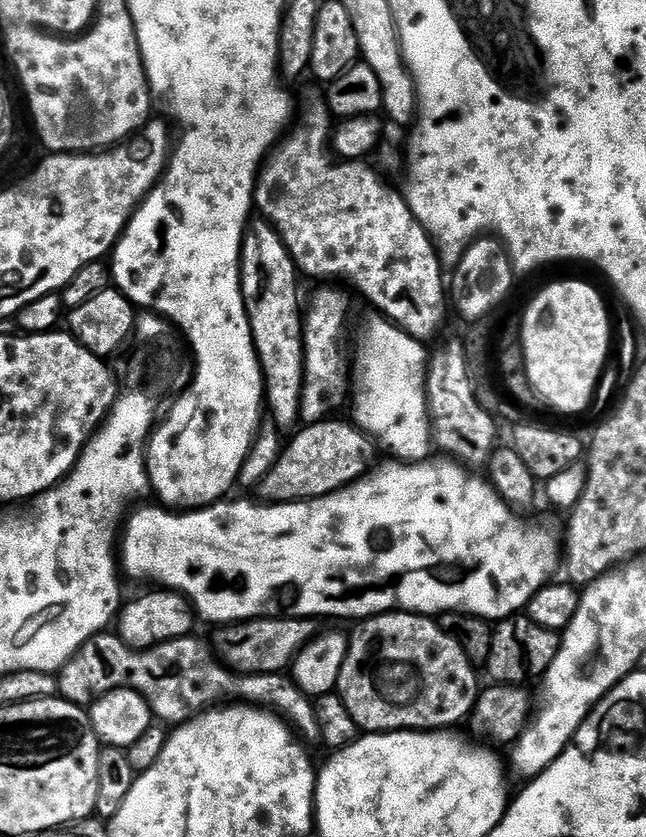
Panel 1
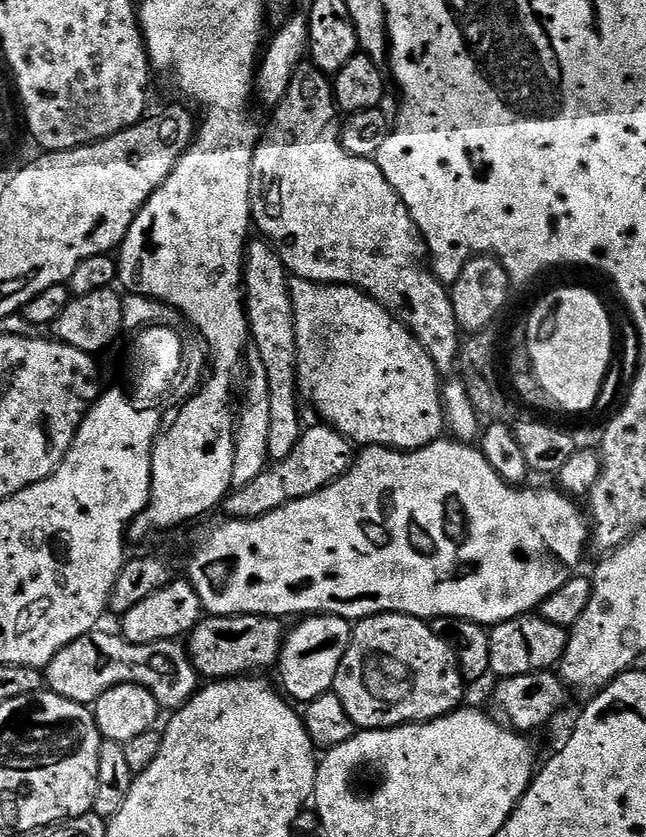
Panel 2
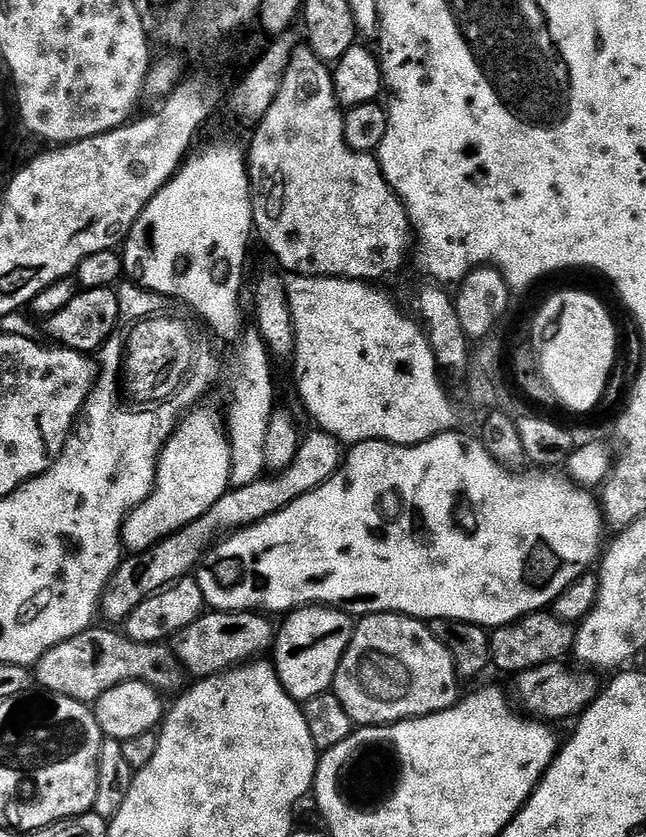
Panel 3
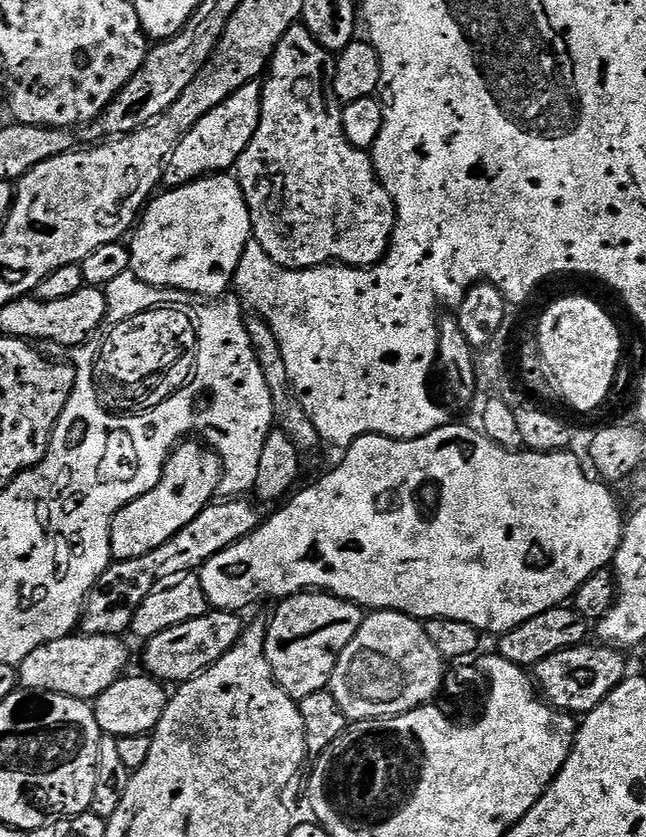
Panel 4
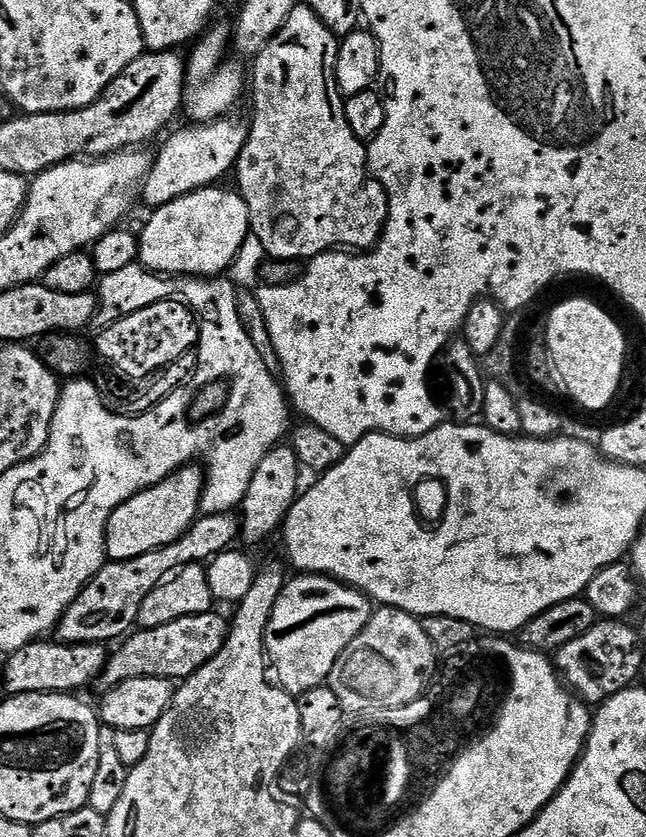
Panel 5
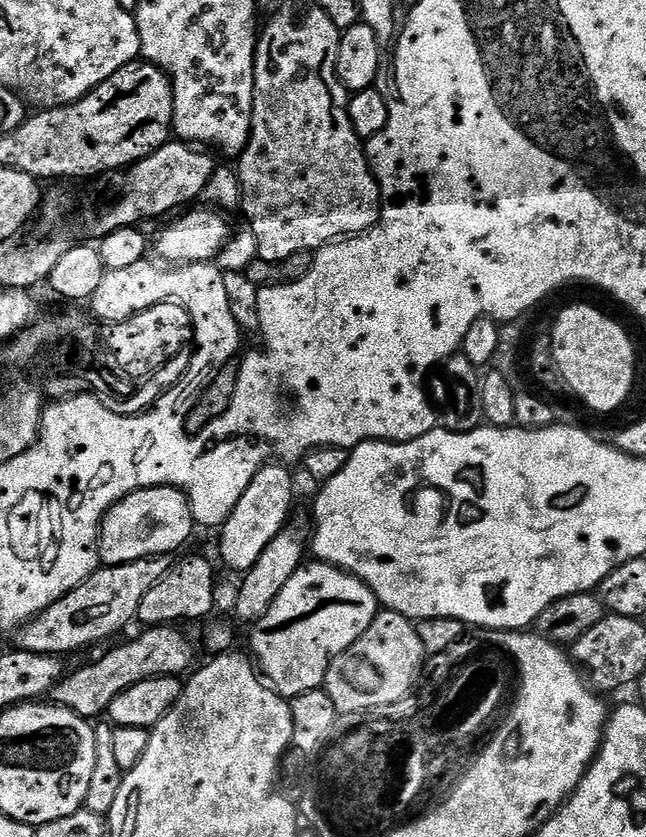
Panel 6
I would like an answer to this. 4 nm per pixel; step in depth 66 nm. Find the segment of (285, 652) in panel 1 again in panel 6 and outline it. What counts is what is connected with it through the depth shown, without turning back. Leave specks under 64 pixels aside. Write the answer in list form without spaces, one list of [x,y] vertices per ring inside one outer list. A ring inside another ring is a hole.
[[[176,626],[145,627],[141,636],[110,649],[101,660],[96,660],[77,672],[69,671],[52,687],[51,703],[85,718],[103,717],[110,702],[114,702],[118,694],[130,690],[130,686],[159,676],[183,677],[193,667],[192,640],[180,630]]]

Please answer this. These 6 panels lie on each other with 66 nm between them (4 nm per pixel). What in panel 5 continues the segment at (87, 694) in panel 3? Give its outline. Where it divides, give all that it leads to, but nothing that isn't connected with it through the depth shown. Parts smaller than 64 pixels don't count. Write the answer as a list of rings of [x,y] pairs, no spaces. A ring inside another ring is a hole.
[[[37,642],[28,644],[22,650],[11,653],[7,657],[8,665],[4,668],[4,688],[8,696],[18,694],[30,694],[31,692],[67,692],[69,694],[79,693],[79,688],[84,688],[88,683],[99,681],[100,674],[108,665],[110,655],[109,649],[102,644],[44,644],[48,642]]]

